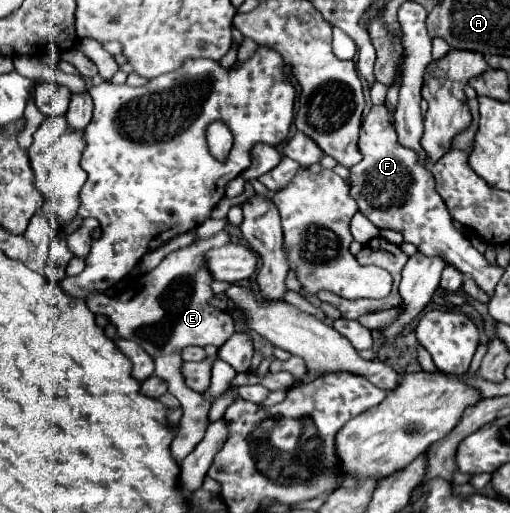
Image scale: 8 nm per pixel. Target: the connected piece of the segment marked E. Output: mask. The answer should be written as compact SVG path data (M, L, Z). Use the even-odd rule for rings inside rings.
M221 231L205 241L197 241L185 249L169 253L153 271L135 277L129 287L125 287L125 291L121 291L117 297L91 295L87 299L87 307L93 313L105 315L109 323L117 327L117 335L121 339L131 339L139 343L155 359L157 375L167 381L169 393L173 393L181 401L183 419L175 439L171 441L171 457L177 463L181 463L203 439L209 411L209 403L203 399L203 395L187 389L183 383L183 375L179 371L183 363L181 349L187 345L221 347L221 343L225 343L235 333L233 319L207 303L213 295L213 277L203 267L203 253L225 243L229 243L229 235Z

